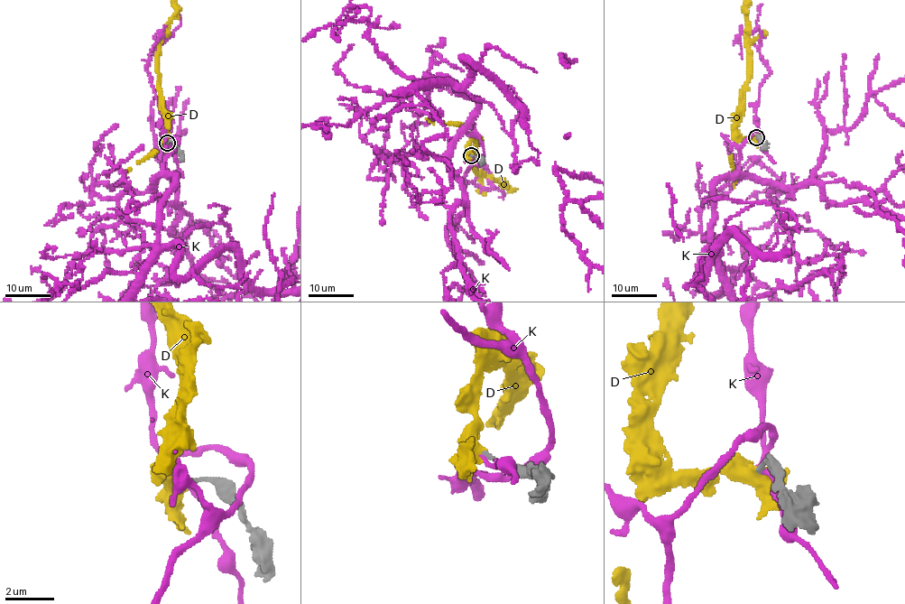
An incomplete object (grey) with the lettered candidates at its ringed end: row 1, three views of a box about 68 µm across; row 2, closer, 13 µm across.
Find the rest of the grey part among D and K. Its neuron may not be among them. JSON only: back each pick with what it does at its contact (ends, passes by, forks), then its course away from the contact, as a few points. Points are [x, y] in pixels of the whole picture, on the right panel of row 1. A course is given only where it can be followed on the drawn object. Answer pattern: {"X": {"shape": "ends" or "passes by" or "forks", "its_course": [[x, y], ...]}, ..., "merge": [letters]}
{"D": {"shape": "passes by"}, "merge": ["D"]}

